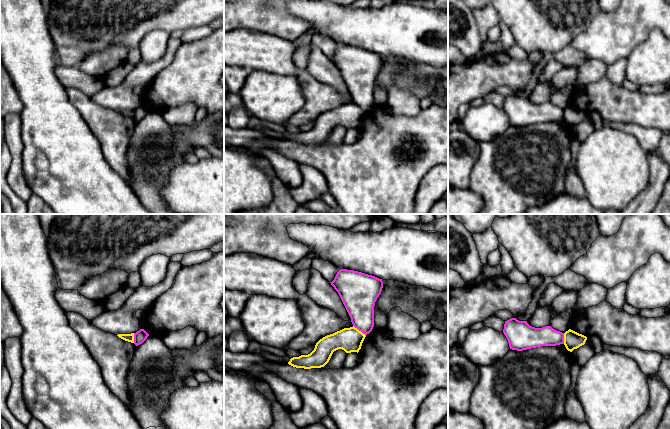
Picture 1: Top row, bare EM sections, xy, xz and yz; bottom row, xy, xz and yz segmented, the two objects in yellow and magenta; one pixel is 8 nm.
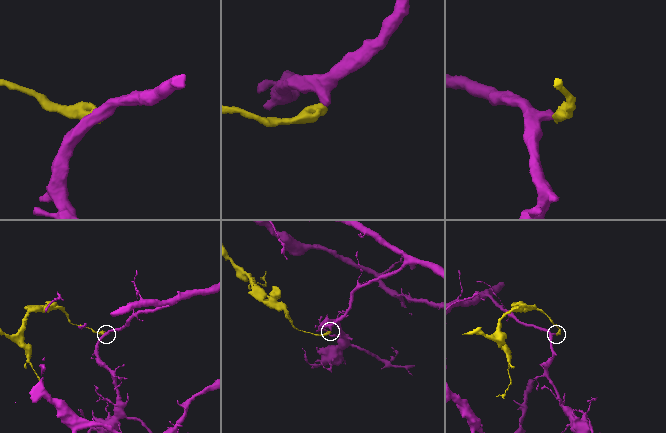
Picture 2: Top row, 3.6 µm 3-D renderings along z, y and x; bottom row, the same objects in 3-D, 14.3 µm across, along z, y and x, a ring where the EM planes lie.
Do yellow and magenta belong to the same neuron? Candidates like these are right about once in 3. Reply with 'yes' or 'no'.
no

